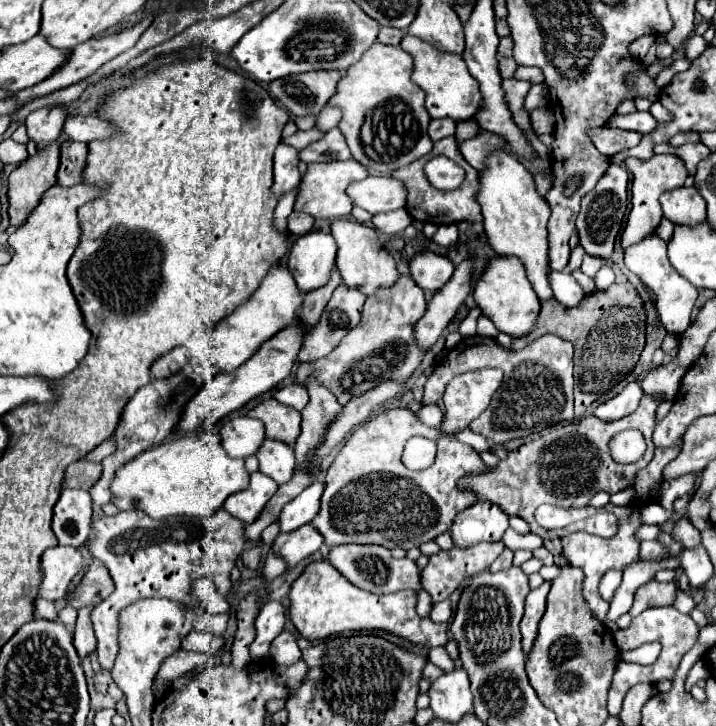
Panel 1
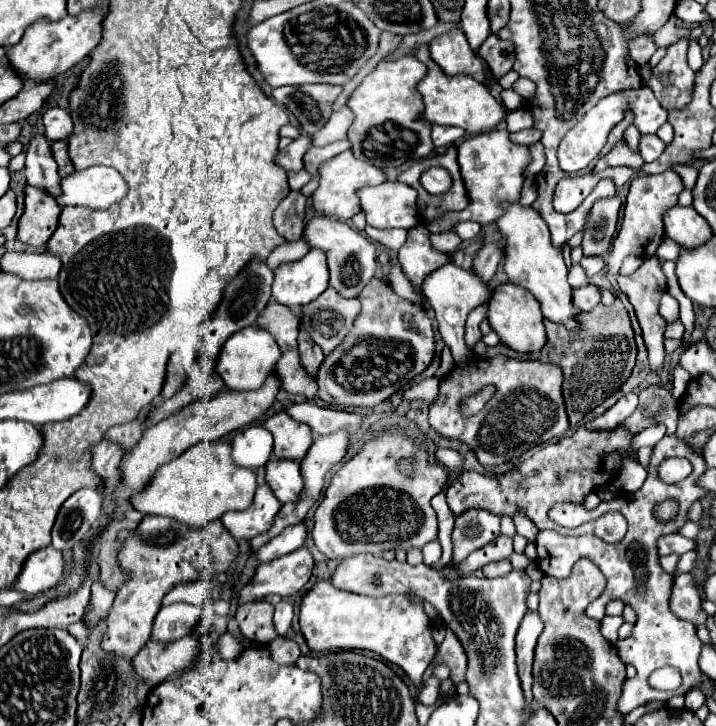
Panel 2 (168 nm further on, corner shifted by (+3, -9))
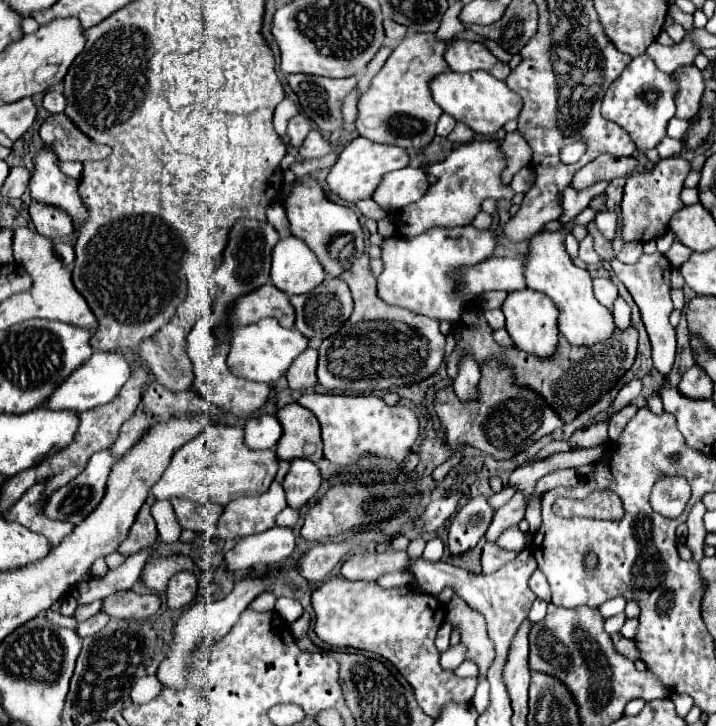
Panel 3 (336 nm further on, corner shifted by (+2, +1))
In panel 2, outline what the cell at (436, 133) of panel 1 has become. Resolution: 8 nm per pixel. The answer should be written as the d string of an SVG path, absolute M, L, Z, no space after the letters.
M433 124L433 128L431 128L431 138L433 138L435 148L455 144L463 134L465 134L465 130L455 128L455 126L437 126L437 124Z

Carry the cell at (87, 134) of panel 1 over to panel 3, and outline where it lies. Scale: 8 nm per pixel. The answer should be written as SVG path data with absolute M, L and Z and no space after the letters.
M50 90L50 92L44 94L44 108L46 108L50 114L64 112L64 108L66 108L66 98L64 98L62 92L58 92L58 90Z

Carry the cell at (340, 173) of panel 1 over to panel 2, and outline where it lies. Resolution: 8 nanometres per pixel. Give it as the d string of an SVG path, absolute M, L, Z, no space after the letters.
M351 150L335 156L333 160L321 164L319 168L319 188L313 192L313 208L317 214L323 214L323 216L333 216L333 218L339 218L339 220L351 220L355 214L361 212L361 206L359 206L359 198L357 198L357 190L363 188L363 186L373 186L373 184L381 184L385 182L385 174L383 170L375 168L373 164L369 162L361 162L357 160Z

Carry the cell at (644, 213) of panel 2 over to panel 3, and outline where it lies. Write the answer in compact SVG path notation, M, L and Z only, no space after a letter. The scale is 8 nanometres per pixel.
M682 156L660 160L648 172L634 172L628 176L622 198L622 236L626 242L648 242L662 236L668 230L668 222L672 214L676 214L684 204L680 200L680 192L684 188L684 180L690 172L690 162Z

